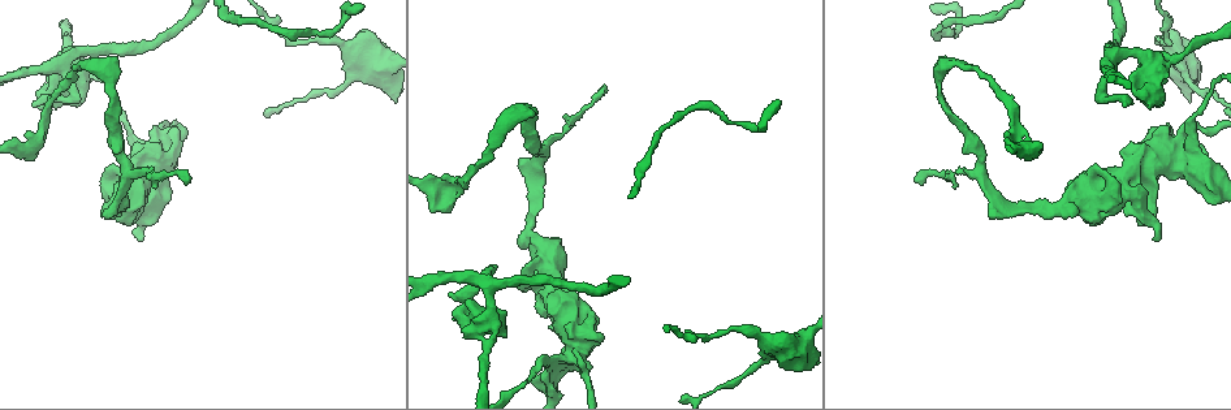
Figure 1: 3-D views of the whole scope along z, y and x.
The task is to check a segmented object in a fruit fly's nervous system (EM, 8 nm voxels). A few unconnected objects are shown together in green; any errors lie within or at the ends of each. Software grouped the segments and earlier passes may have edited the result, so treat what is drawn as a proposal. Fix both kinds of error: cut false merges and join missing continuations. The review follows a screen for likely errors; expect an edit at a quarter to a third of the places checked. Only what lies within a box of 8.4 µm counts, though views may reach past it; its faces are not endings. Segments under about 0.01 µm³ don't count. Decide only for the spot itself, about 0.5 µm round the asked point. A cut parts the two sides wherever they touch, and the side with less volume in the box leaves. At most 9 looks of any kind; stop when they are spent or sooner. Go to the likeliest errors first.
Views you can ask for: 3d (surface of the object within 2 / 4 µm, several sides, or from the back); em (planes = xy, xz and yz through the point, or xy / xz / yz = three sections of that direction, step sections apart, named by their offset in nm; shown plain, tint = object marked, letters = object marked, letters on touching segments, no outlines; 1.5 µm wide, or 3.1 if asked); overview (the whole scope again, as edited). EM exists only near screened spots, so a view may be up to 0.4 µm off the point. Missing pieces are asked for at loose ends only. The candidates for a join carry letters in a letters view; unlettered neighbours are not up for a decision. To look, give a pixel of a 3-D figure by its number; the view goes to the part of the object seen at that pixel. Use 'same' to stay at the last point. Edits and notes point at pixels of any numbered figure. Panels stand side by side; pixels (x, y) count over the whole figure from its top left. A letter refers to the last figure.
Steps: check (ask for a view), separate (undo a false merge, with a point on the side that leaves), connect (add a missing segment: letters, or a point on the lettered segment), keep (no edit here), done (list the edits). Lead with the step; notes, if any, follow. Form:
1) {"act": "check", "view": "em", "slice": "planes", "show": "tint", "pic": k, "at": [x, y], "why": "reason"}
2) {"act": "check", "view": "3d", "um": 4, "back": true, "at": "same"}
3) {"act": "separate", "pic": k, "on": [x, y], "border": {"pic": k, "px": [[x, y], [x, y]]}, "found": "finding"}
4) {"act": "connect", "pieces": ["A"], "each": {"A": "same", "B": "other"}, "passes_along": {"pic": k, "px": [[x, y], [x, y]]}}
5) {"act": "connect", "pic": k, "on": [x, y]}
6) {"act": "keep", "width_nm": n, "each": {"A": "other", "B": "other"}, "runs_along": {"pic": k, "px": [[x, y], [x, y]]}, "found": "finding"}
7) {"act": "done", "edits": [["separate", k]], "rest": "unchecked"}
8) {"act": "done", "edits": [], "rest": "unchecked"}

{"act": "check", "view": "3d", "um": 4, "pic": 1, "at": [87, 64], "why": "sharp bend"}

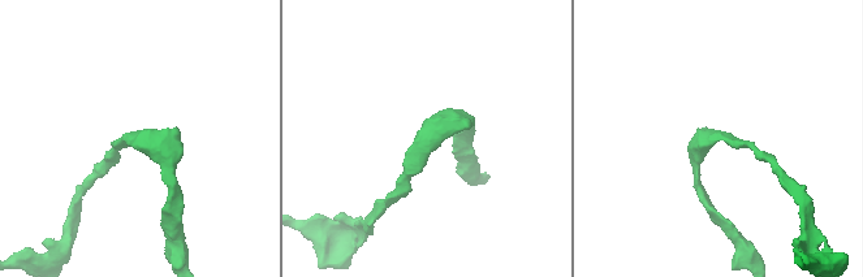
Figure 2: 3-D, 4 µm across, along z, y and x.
{"act": "check", "view": "em", "slice": "xy", "step": 4, "show": "tint", "pic": 2, "at": [132, 139], "why": "now the EM"}

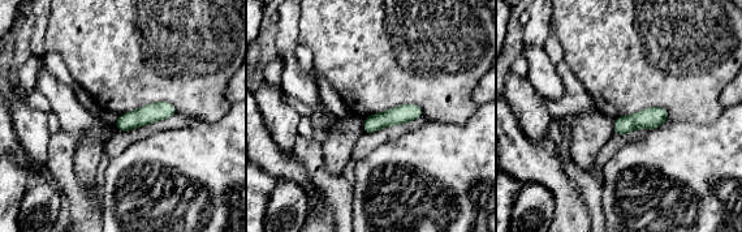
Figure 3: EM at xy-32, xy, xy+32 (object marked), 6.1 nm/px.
{"act": "check", "view": "em", "slice": "planes", "show": "letters", "at": "same", "why": "another direction"}

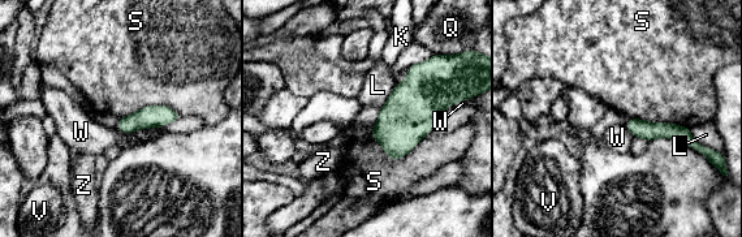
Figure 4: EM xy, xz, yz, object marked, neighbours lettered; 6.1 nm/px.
{"act": "keep", "each": {"K": "other", "L": "other", "Q": "other", "S": "other", "V": "other", "W": "other", "Z": "other"}, "runs_along": {"pic": 4, "px": [[629, 124], [674, 130], [686, 138]]}, "found": "all the same neuron"}

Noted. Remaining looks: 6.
{"act": "check", "view": "em", "slice": "xy", "step": 8, "show": "letters", "pic": 1, "at": [532, 190], "why": "calibre changes"}

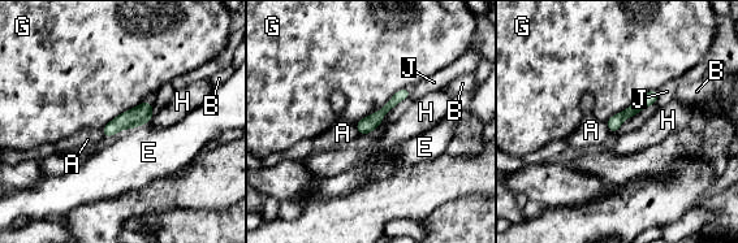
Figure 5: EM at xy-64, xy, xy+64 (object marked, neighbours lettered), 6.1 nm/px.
{"act": "keep", "longest_contact_nm": ["G", 420], "each": {"A": "other", "B": "other", "E": "other", "G": "other", "H": "other", "J": "other"}, "border": {"pic": 5, "px": [[154, 116], [149, 121]]}, "found": "one neuron here"}

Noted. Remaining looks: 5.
{"act": "check", "view": "3d", "um": 2, "pic": 1, "at": [153, 127], "why": "stops while still wide"}

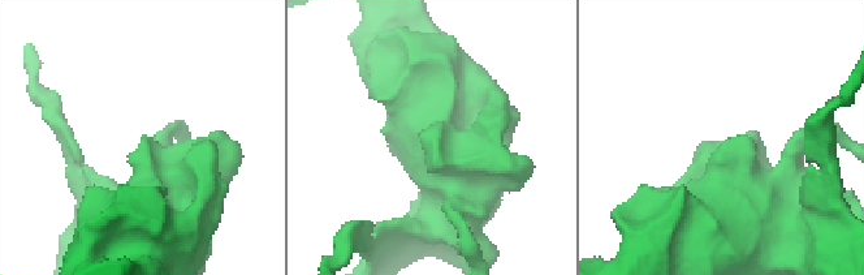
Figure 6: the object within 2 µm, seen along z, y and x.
{"act": "check", "view": "em", "slice": "yz", "step": 8, "show": "letters", "pic": 6, "at": [146, 137]}

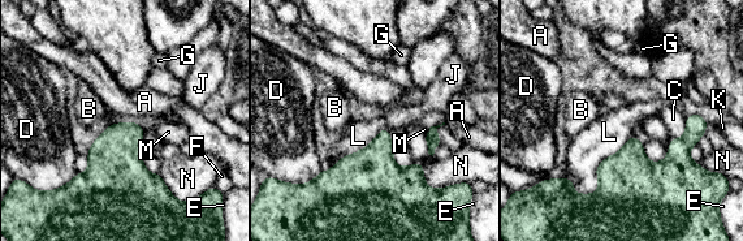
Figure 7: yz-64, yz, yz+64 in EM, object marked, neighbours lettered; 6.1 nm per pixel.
{"act": "keep", "longest_contact_nm": ["L", 500], "each": {"A": "other", "B": "other", "C": "other", "D": "other", "E": "other", "F": "other", "G": "other", "J": "other", "K": "other", "L": "other", "M": "other", "N": "other"}, "border": {"pic": 7, "px": [[444, 124], [437, 129], [441, 142]]}, "found": "no lettered segment goes on from it"}

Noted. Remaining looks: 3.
{"act": "check", "view": "3d", "um": 4, "back": true, "pic": 1, "at": [749, 330], "why": "calibre changes"}

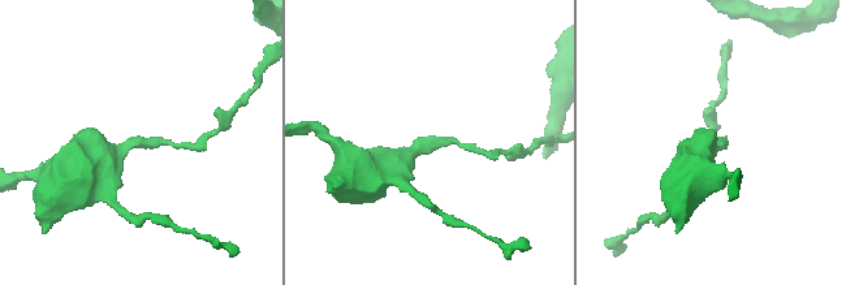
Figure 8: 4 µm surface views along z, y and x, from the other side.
{"act": "check", "view": "em", "slice": "planes", "show": "tint", "pic": 8, "at": [719, 141]}

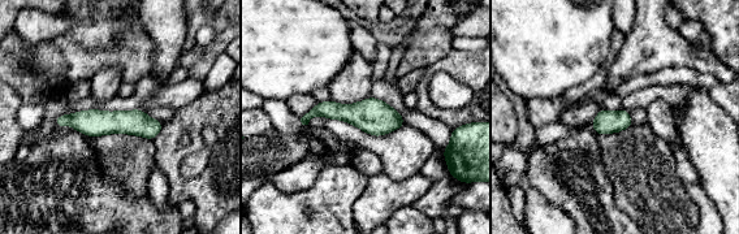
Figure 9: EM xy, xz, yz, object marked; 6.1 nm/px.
{"act": "check", "view": "em", "slice": "planes", "show": "letters", "at": "same"}

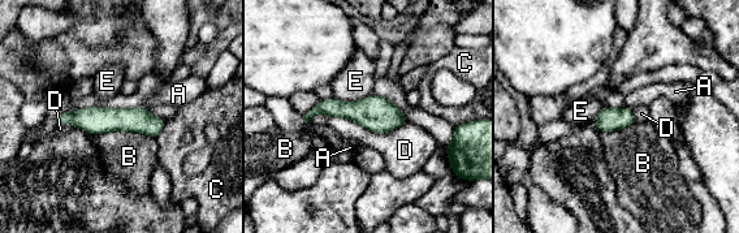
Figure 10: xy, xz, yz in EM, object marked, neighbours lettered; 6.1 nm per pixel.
{"act": "keep", "each": {"A": "other", "B": "other", "C": "other", "D": "other", "E": "other"}, "border": {"pic": 10, "px": [[329, 115], [377, 133], [406, 123]]}, "found": "all the same neuron"}

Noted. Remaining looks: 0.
{"act": "done", "edits": [], "rest": "unchecked"}

